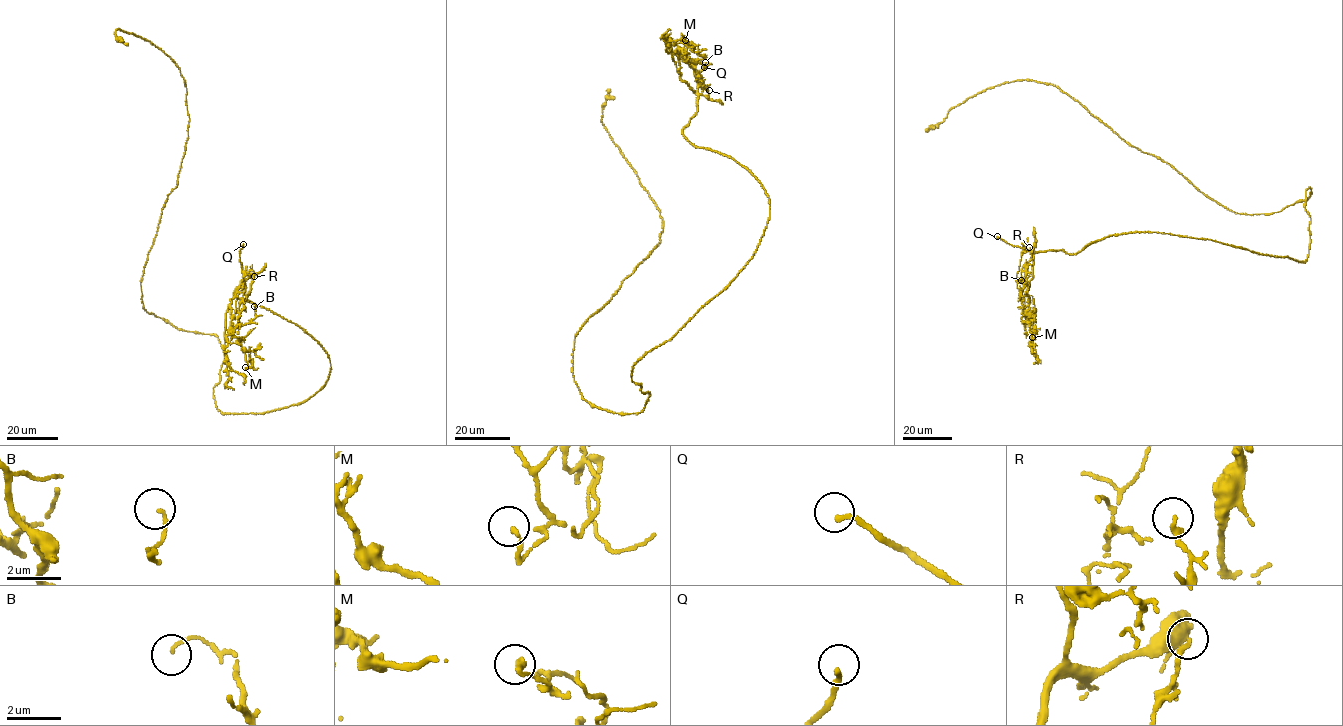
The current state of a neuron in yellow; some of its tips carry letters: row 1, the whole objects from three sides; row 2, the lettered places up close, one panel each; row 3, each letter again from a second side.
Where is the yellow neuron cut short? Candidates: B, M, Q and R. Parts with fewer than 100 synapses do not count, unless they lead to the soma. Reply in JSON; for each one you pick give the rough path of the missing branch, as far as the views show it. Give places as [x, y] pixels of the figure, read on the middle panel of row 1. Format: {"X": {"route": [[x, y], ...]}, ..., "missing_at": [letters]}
{"Q": {"route": [[704, 67], [709, 47], [719, 46], [740, 64], [740, 72], [733, 79]]}, "missing_at": ["Q"]}

